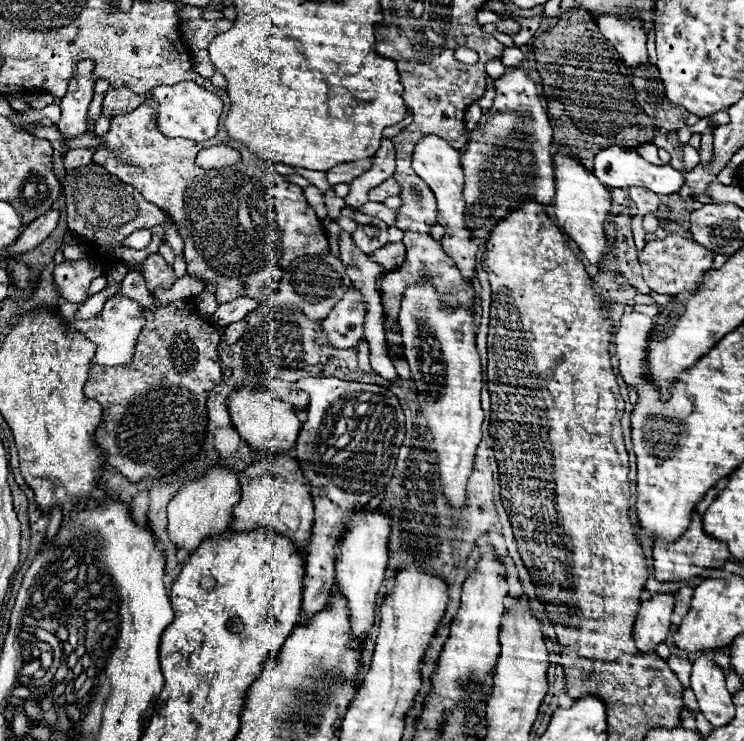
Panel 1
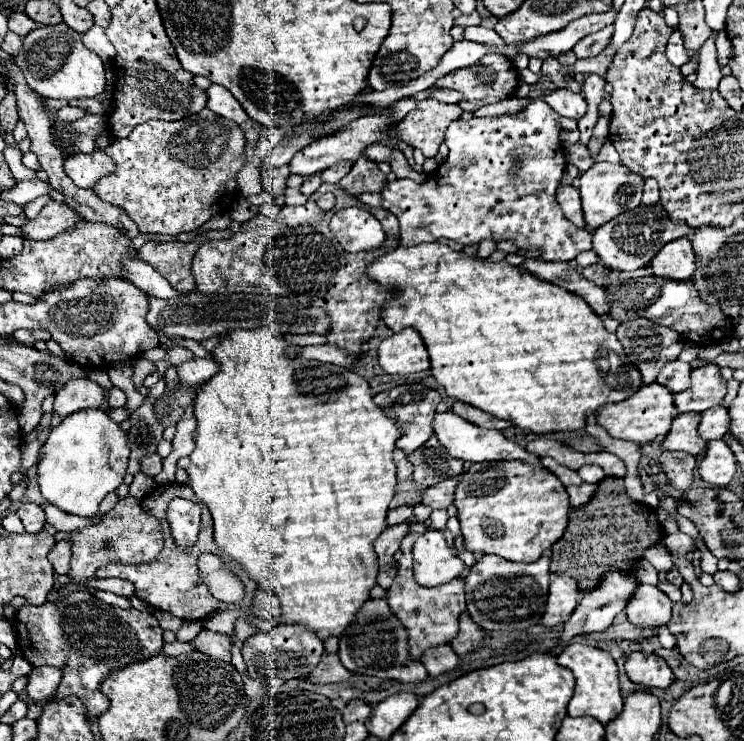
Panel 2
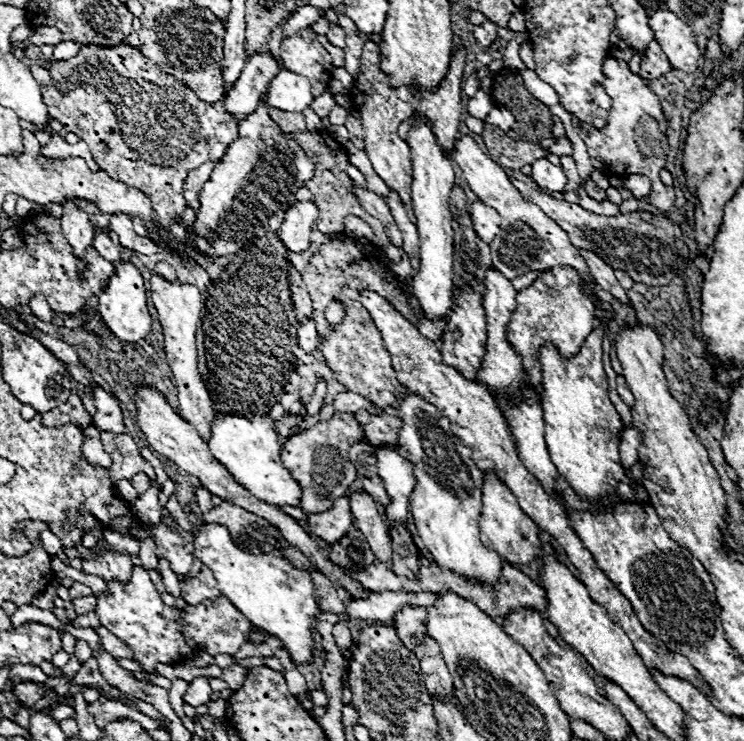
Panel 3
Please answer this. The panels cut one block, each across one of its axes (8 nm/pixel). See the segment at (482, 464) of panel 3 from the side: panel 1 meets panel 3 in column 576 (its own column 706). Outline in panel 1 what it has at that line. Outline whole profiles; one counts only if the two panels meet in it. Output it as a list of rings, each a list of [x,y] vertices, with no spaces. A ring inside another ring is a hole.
[[[698,512],[692,514],[692,522],[690,528],[684,532],[684,536],[680,540],[676,540],[674,544],[662,548],[662,546],[654,546],[652,558],[654,558],[654,578],[658,582],[690,582],[696,576],[702,576],[702,572],[706,568],[712,570],[720,570],[726,562],[728,562],[728,548],[726,544],[710,538],[704,534],[702,530],[702,518]]]

